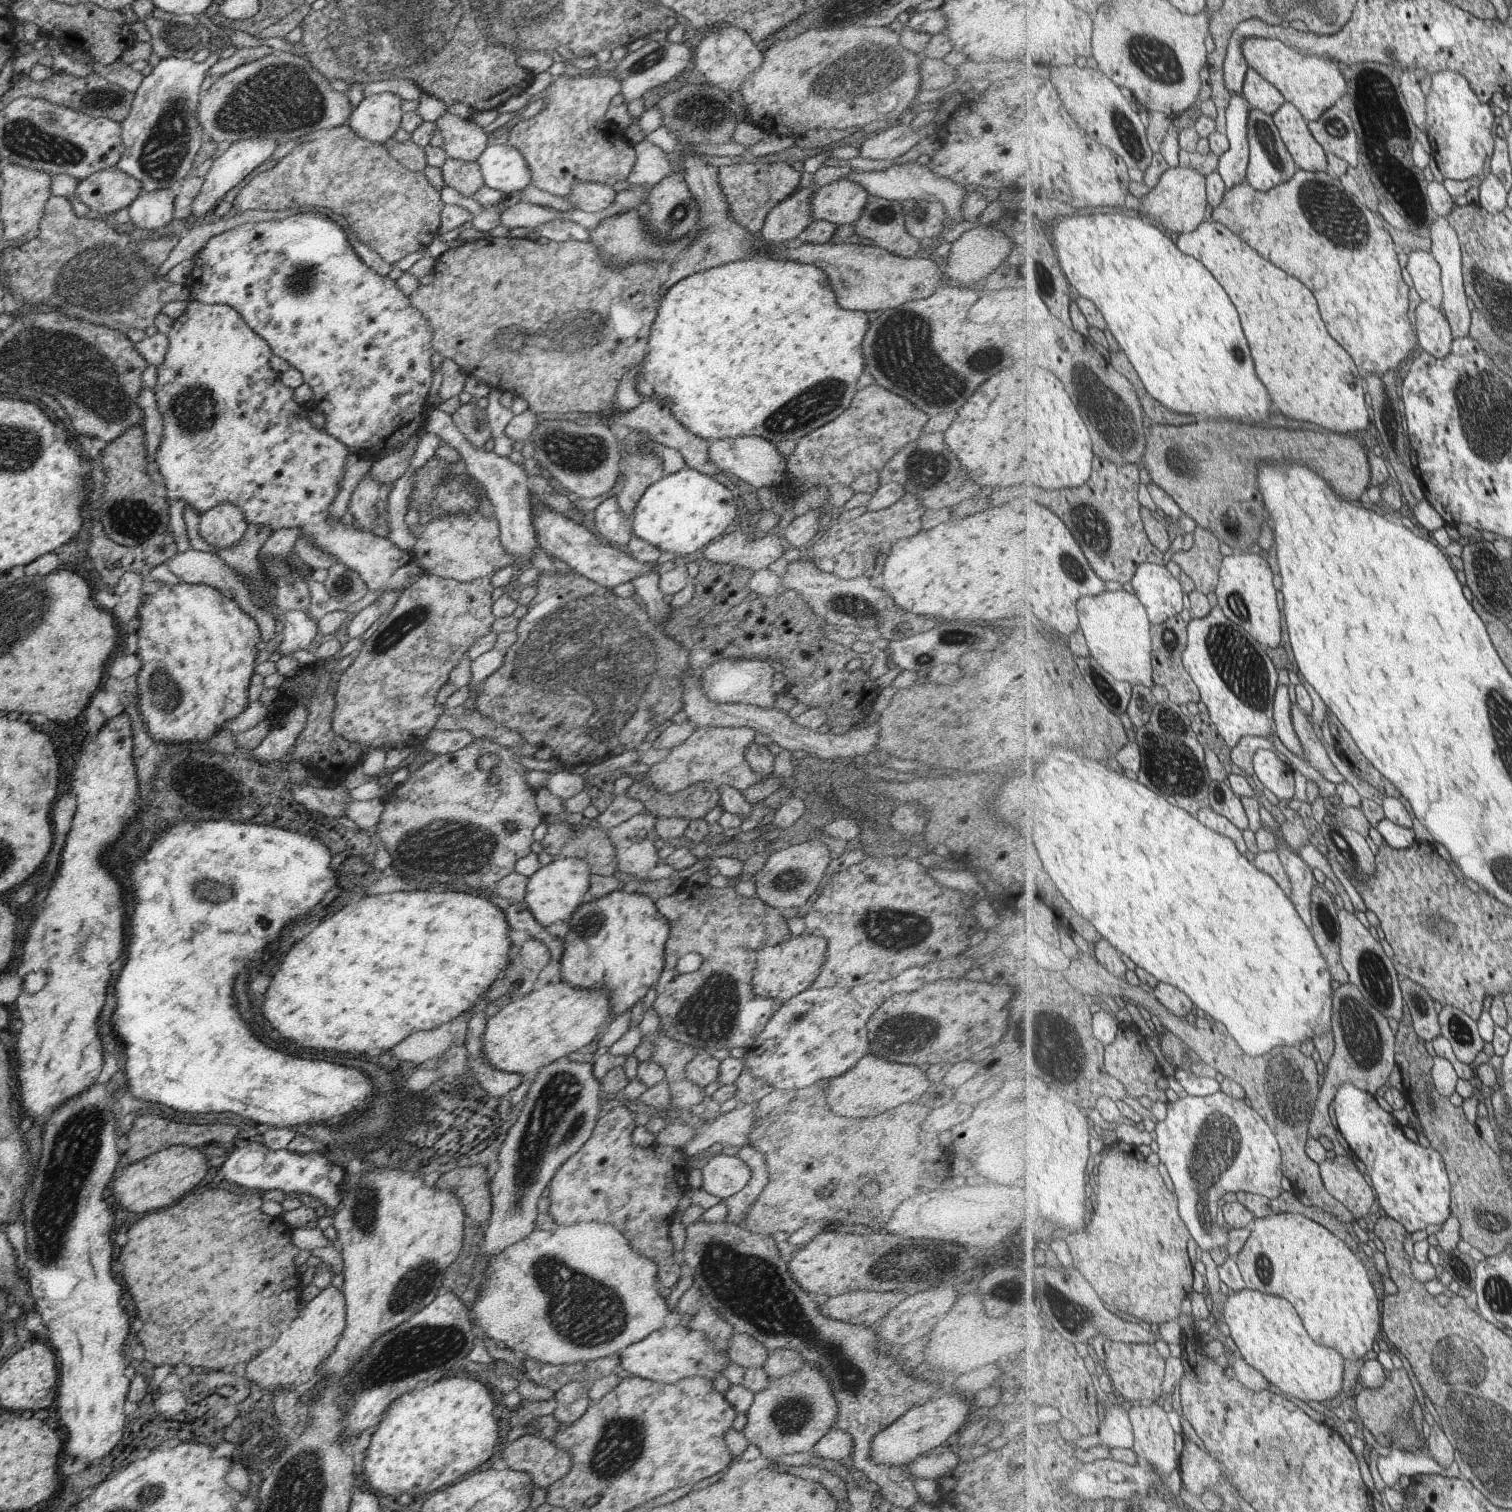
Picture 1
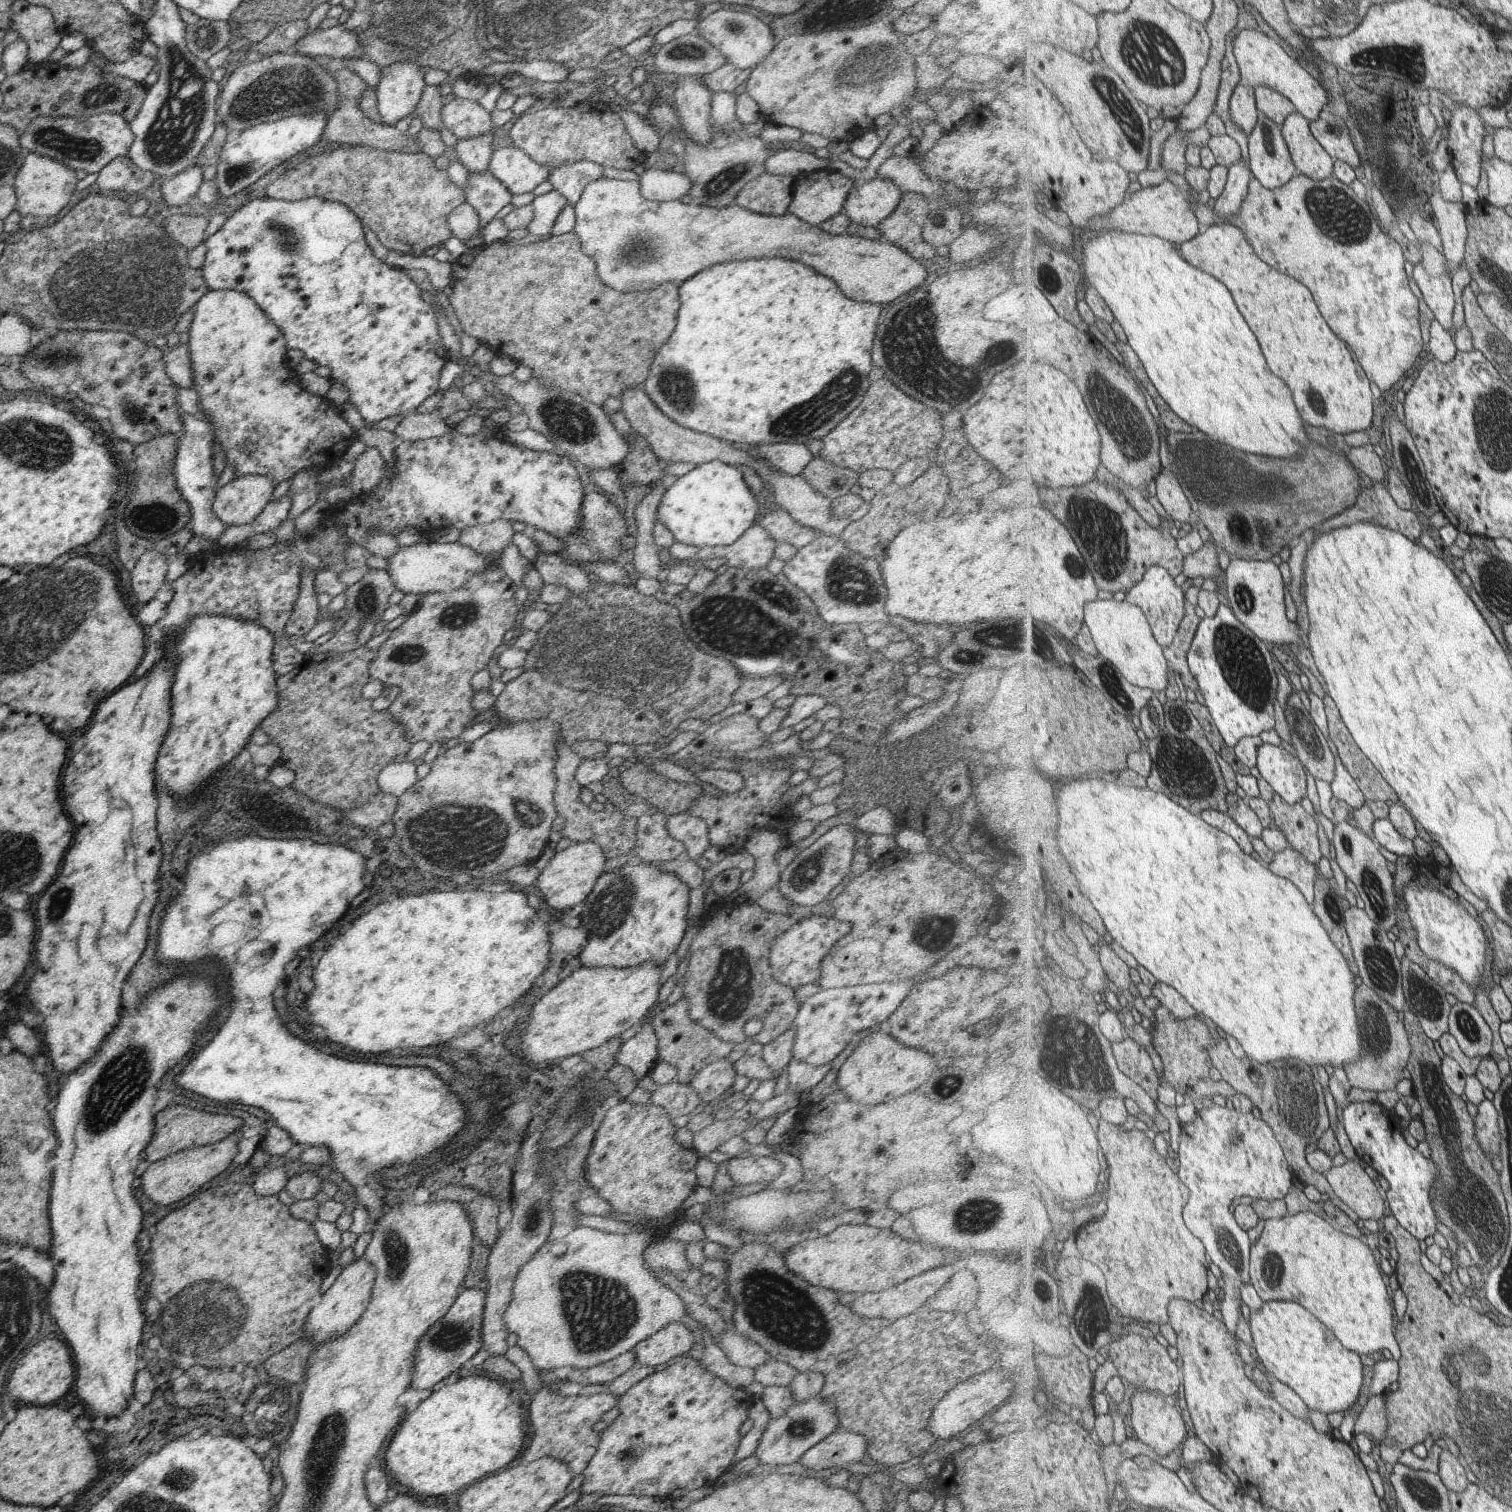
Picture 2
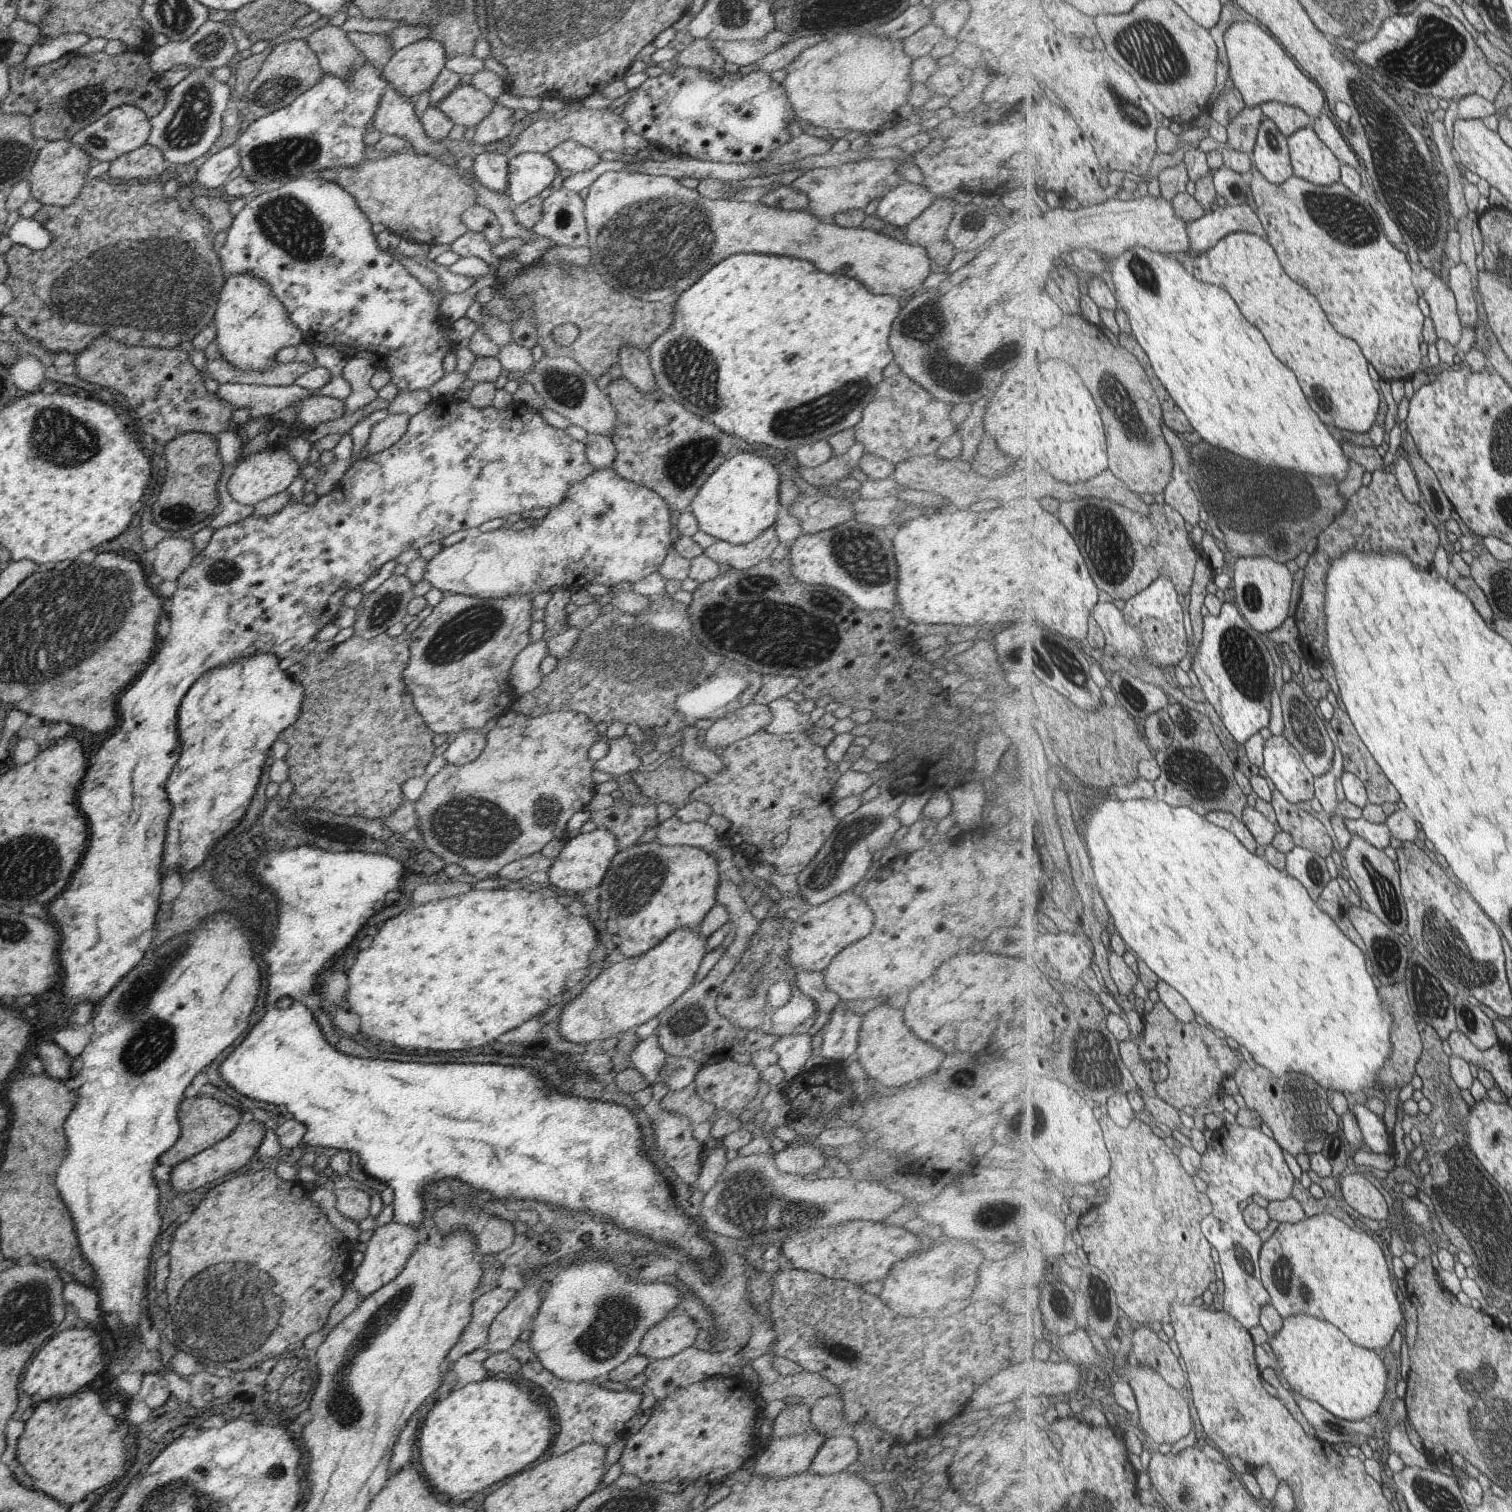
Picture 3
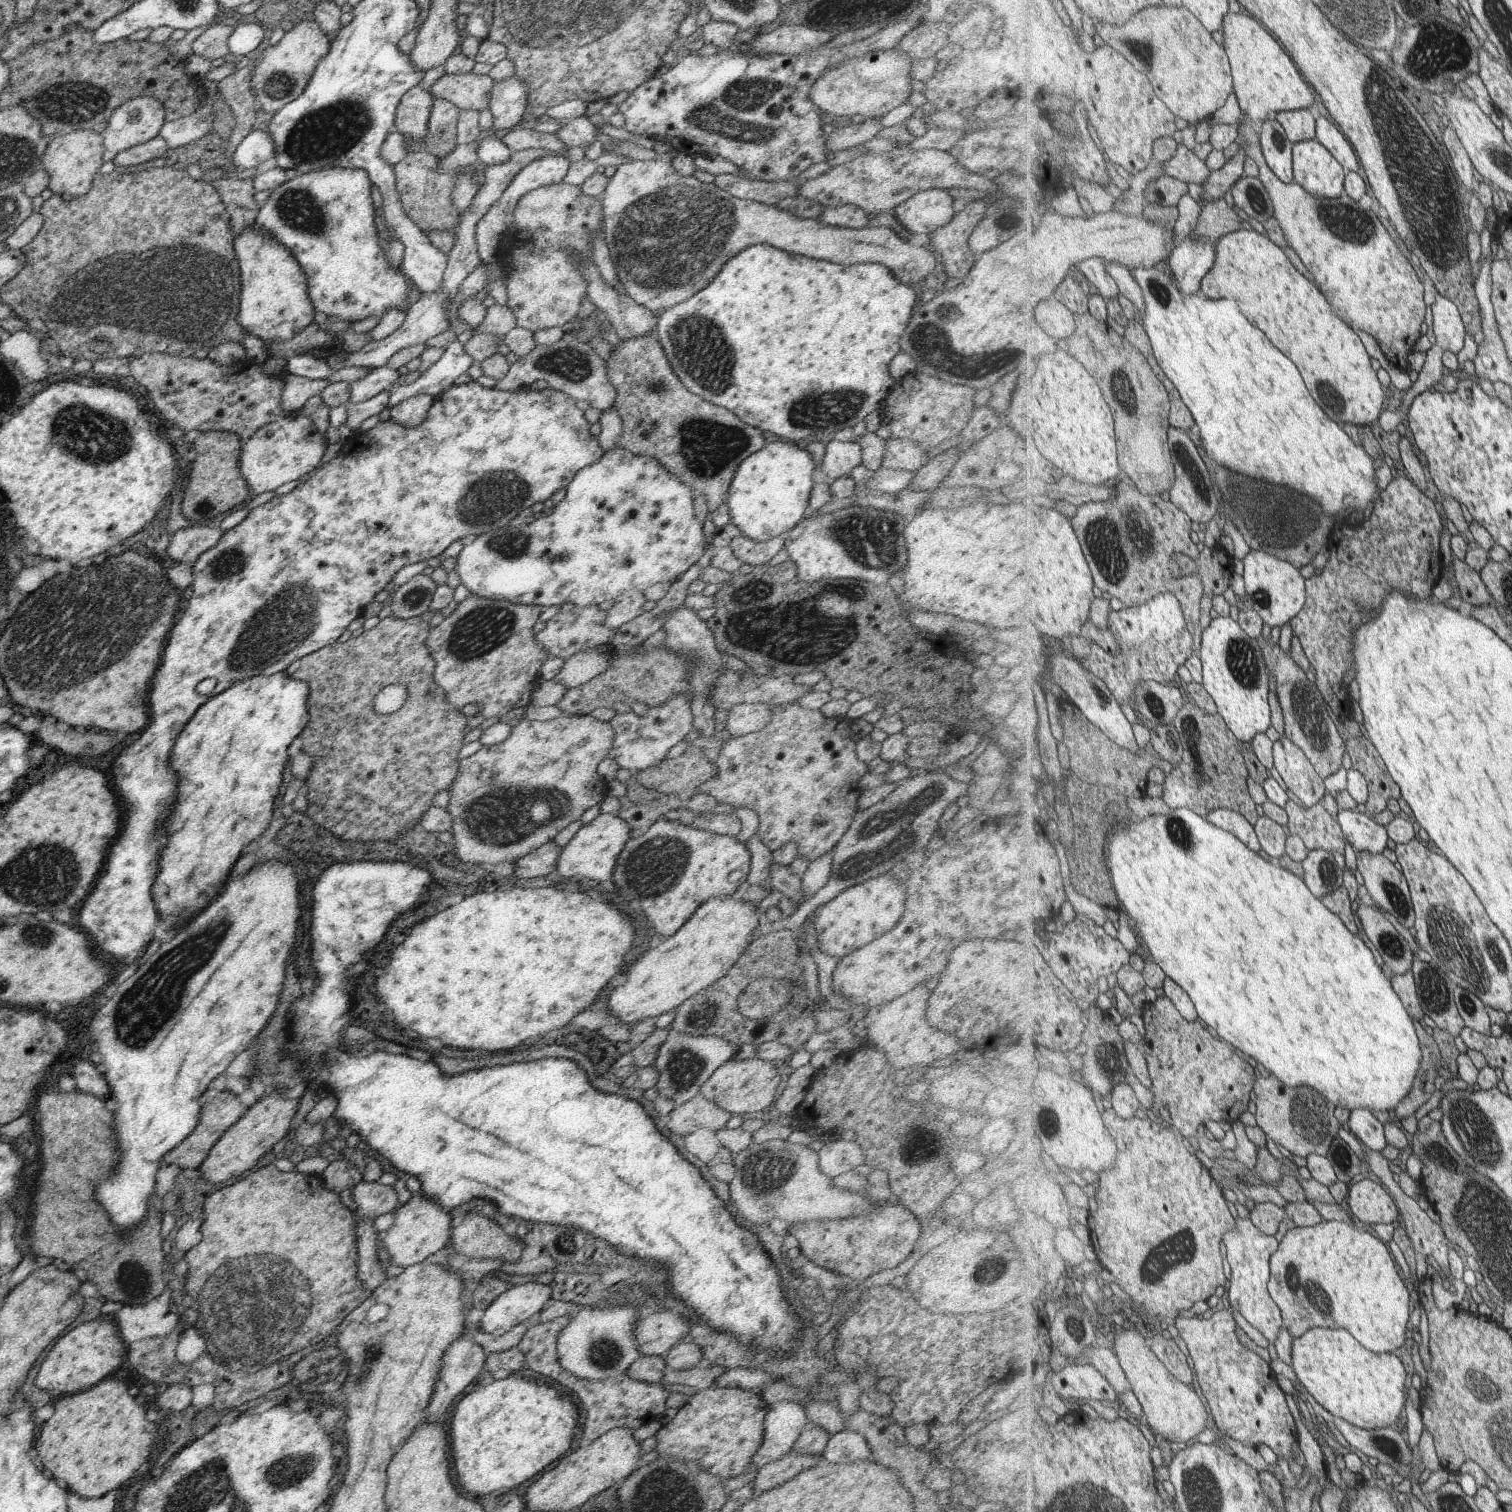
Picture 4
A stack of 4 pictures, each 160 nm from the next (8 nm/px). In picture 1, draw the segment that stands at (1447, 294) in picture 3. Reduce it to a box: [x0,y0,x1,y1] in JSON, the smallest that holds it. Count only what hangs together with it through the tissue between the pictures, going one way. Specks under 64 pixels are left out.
[1406,251,1443,311]

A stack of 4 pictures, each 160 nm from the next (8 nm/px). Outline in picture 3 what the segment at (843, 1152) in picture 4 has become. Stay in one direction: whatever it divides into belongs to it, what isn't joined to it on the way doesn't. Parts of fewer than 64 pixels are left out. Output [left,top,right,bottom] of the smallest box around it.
[775,1146,828,1178]

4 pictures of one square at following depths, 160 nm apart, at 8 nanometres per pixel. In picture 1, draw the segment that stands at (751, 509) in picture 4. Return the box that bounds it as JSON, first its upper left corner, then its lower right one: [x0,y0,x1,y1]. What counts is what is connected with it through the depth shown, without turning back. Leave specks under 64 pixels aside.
[630,467,740,559]

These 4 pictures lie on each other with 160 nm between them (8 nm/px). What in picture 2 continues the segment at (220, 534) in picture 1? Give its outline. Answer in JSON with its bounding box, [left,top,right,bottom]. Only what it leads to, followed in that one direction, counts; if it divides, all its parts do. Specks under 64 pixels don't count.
[213,473,275,526]

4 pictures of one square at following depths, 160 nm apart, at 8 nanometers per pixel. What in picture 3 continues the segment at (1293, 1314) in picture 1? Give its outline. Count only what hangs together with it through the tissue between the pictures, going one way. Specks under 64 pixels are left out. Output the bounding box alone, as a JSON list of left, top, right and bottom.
[1268,1314,1389,1421]

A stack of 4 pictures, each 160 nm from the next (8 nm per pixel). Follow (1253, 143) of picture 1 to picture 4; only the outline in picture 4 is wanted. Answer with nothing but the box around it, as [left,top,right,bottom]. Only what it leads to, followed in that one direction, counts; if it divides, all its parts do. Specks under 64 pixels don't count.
[1260,118,1293,183]

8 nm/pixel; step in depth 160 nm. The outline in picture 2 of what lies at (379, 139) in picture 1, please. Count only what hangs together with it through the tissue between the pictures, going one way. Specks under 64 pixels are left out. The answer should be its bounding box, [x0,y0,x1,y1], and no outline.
[374,59,426,126]

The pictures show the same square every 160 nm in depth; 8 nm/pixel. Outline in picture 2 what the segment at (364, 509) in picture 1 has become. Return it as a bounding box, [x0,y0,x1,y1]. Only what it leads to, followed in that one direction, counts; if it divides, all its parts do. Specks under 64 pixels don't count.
[349,447,383,494]

